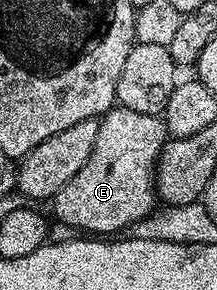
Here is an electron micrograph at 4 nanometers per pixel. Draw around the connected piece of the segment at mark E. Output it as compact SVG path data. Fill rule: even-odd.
M114 105L99 120L99 137L95 137L95 149L91 149L87 165L53 196L52 218L77 233L113 237L124 232L124 227L132 228L140 219L154 214L159 203L155 186L157 158L166 142L161 115L135 113L135 109Z

